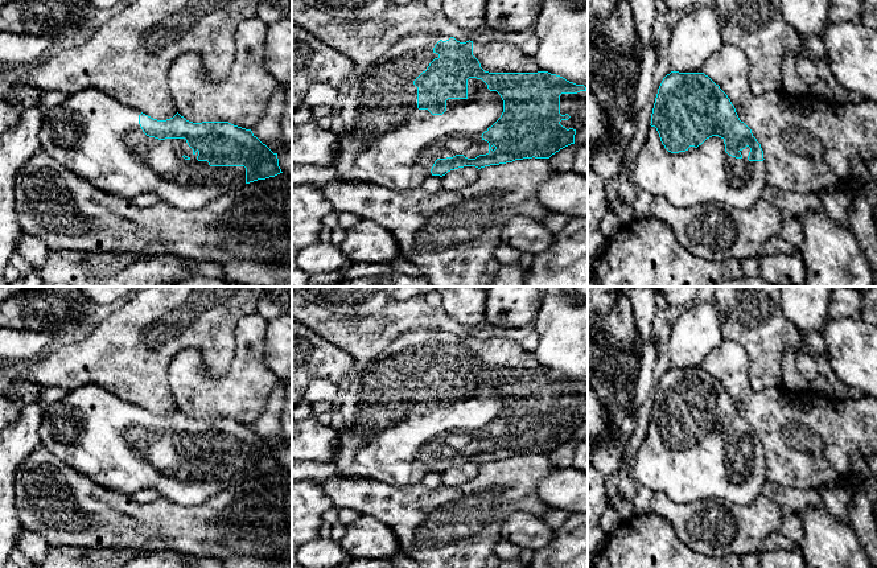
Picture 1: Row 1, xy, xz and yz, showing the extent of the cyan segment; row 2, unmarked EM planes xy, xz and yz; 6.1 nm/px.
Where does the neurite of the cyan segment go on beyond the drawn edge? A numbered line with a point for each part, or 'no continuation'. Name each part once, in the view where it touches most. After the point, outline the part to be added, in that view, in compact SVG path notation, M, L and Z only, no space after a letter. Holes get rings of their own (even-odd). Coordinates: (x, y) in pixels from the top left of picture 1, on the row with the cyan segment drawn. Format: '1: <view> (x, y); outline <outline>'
1: xz (388, 142); outline M416 29L394 44L353 83L341 110L345 133L338 140L337 181L359 181L388 190L409 192L421 188L432 176L431 169L437 159L456 155L475 159L489 153L489 143L481 136L501 118L503 100L482 79L469 78L468 98L448 99L442 115L417 108L417 87L413 81L438 58L433 52L435 45L449 38Z

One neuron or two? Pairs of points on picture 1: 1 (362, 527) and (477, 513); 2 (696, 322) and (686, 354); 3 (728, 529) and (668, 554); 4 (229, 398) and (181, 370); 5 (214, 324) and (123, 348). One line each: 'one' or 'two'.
1: two
2: one
3: two
4: one
5: one

